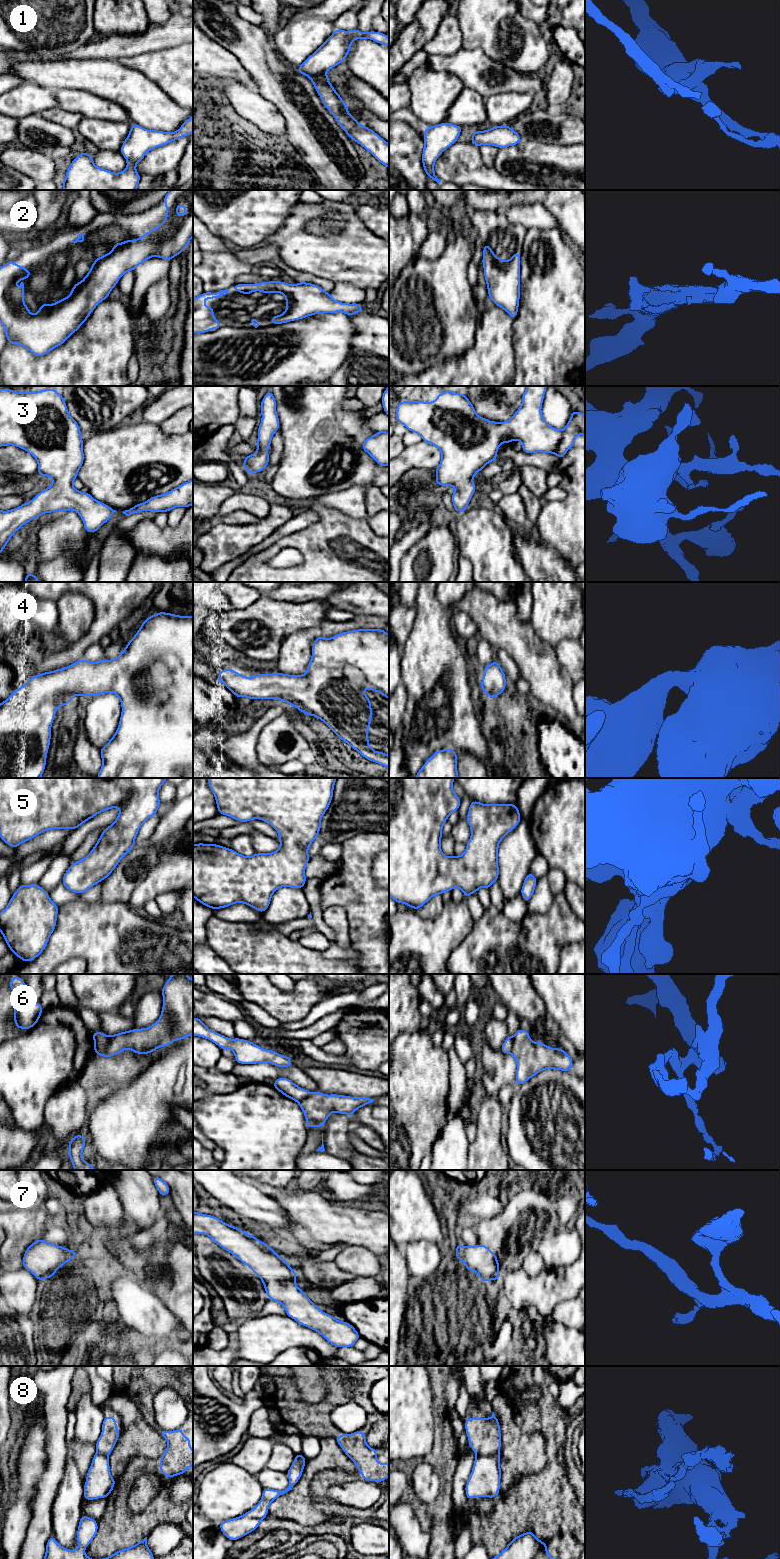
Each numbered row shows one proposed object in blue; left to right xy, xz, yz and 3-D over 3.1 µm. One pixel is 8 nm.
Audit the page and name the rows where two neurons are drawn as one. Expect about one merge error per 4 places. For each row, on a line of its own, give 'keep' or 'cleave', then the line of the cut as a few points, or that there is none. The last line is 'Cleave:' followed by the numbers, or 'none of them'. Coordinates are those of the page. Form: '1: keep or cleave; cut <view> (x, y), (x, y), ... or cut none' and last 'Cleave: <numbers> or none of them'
1: keep; cut none
2: keep; cut none
3: keep; cut none
4: keep; cut none
5: keep; cut none
6: cleave; cut xy (108, 1036), (108, 1044), (98, 1054)
7: keep; cut none
8: cleave; cut yz (497, 1452), (477, 1455)
Cleave: 6, 8

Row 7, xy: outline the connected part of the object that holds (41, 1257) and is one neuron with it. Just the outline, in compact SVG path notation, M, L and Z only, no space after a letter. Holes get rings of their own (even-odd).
M39 1239L26 1249L23 1268L30 1271L38 1281L43 1281L52 1278L60 1267L76 1257L76 1250Z

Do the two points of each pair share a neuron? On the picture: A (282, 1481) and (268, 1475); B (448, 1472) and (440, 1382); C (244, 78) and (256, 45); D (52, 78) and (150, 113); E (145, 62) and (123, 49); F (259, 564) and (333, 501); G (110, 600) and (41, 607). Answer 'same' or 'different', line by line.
A: same
B: same
C: different
D: same
E: different
F: different
G: different

